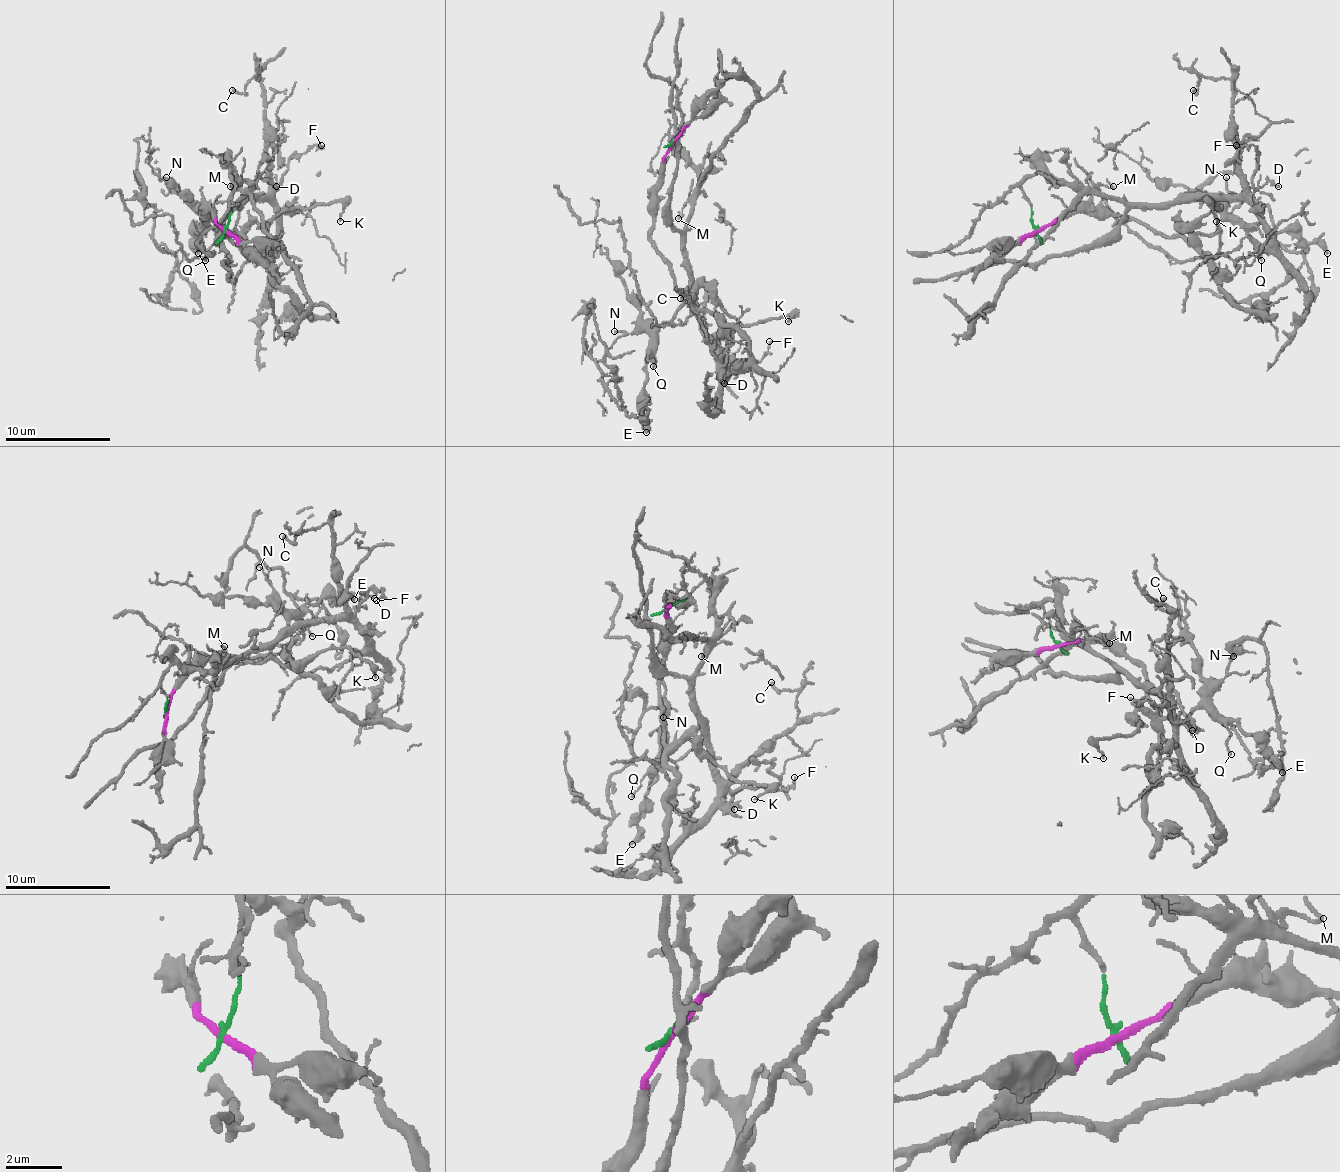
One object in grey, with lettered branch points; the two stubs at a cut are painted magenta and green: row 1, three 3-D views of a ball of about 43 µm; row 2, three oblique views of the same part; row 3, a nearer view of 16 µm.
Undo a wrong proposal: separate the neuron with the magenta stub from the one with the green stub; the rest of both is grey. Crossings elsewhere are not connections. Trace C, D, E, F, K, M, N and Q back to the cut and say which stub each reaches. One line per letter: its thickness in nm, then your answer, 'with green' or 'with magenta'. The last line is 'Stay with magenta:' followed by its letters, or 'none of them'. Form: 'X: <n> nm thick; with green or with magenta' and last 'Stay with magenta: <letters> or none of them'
C: 190 nm thick; with green
D: 170 nm thick; with green
E: 320 nm thick; with magenta
F: 90 nm thick; with green
K: 150 nm thick; with magenta
M: 150 nm thick; with green
N: 100 nm thick; with magenta
Q: 100 nm thick; with magenta
Stay with magenta: E, K, N, Q

